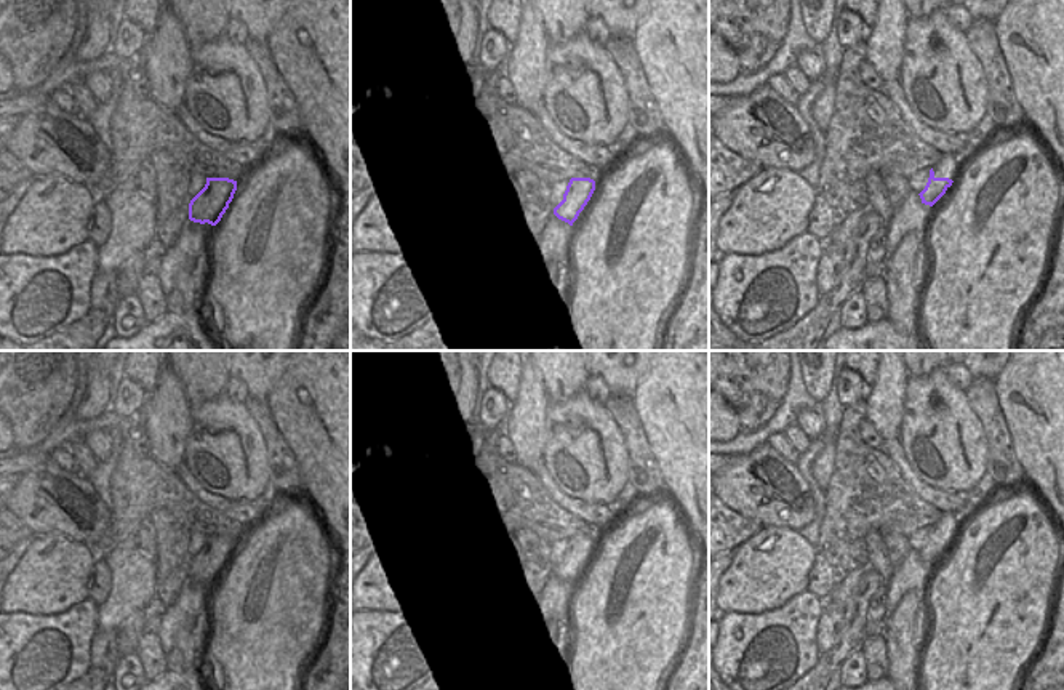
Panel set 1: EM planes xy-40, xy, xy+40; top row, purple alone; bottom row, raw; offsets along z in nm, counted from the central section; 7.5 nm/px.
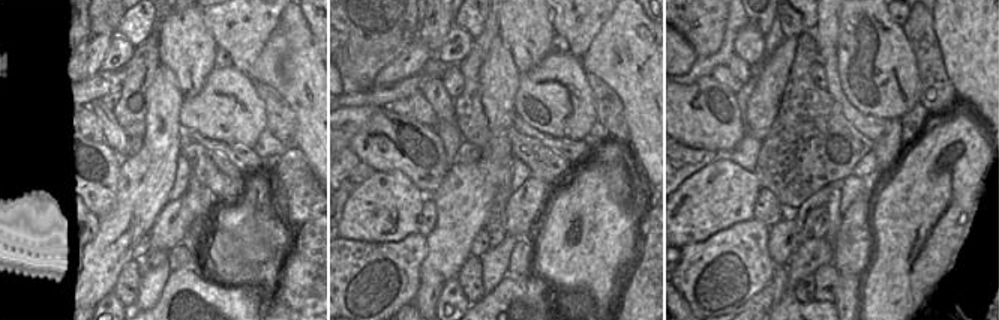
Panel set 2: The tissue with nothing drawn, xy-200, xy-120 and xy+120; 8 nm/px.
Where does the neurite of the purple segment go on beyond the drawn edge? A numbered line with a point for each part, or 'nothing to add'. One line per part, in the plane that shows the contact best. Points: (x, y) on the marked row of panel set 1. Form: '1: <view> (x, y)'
1: xy+40 (948, 165)

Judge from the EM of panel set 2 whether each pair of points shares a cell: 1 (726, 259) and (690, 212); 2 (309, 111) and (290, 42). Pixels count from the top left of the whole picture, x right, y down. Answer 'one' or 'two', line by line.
1: two
2: one

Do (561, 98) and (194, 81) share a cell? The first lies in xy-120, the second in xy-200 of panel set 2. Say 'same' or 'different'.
different

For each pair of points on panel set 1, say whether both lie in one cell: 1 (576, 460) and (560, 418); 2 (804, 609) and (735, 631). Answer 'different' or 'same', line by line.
1: same
2: same

